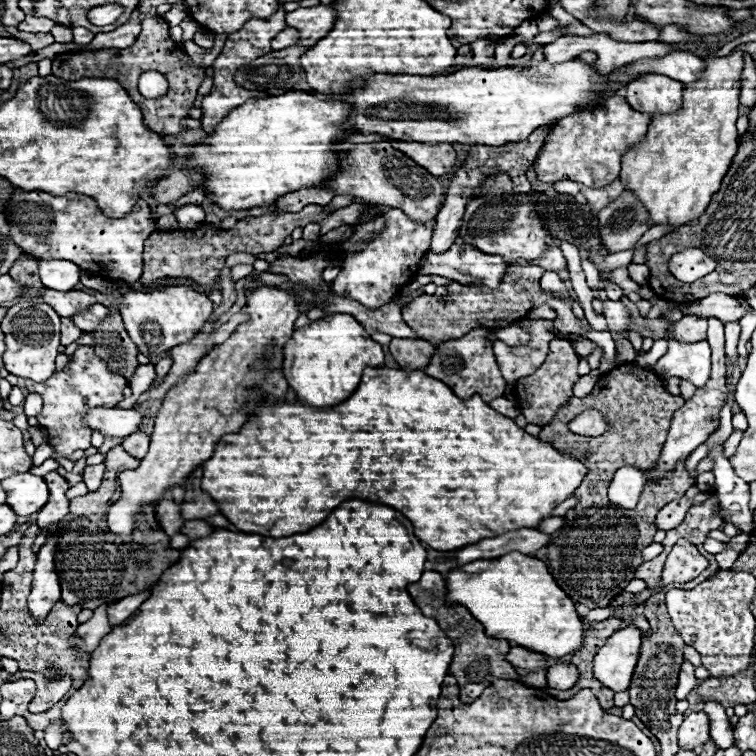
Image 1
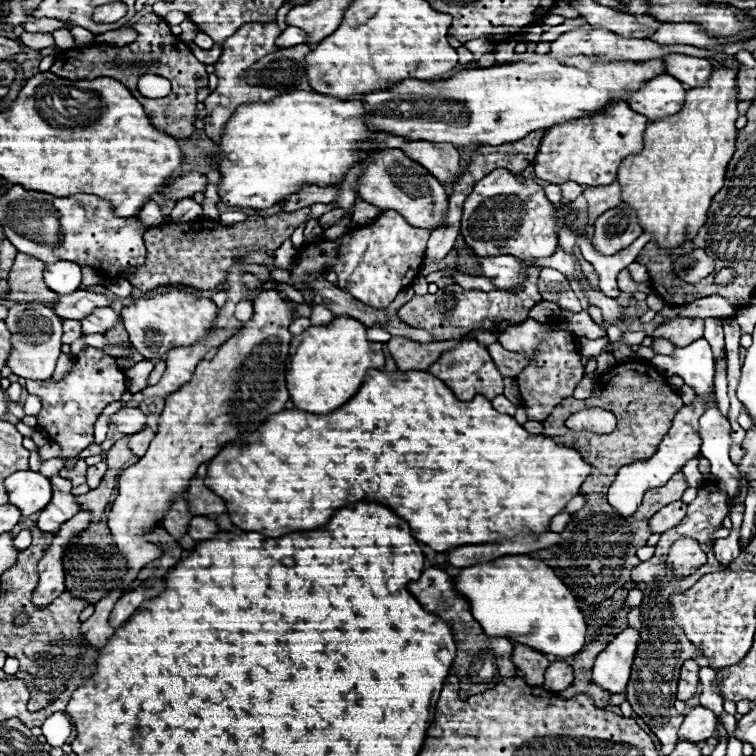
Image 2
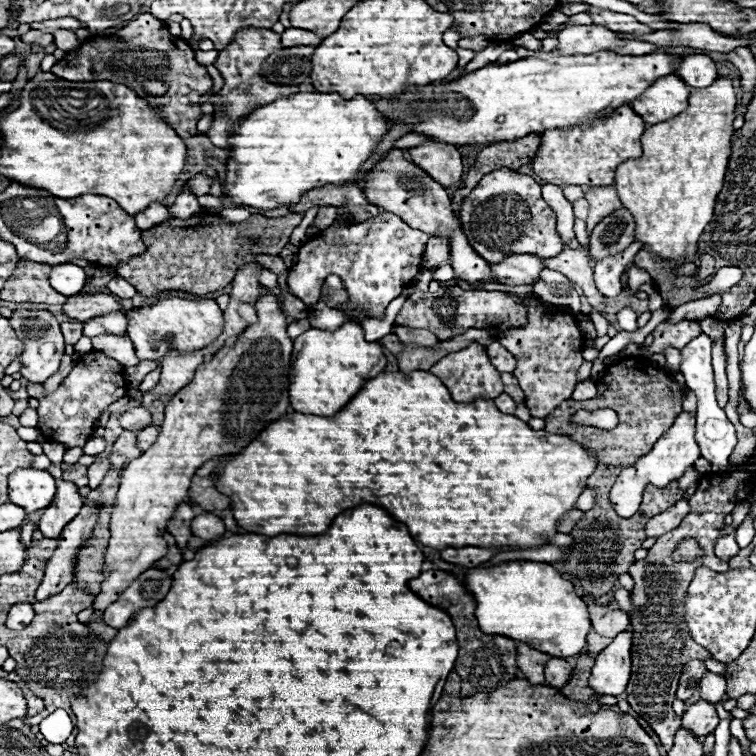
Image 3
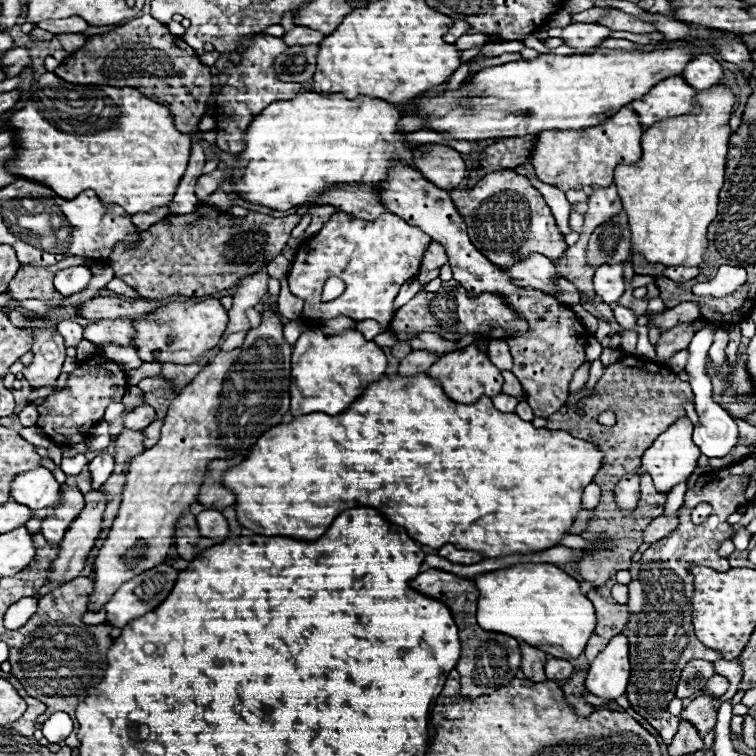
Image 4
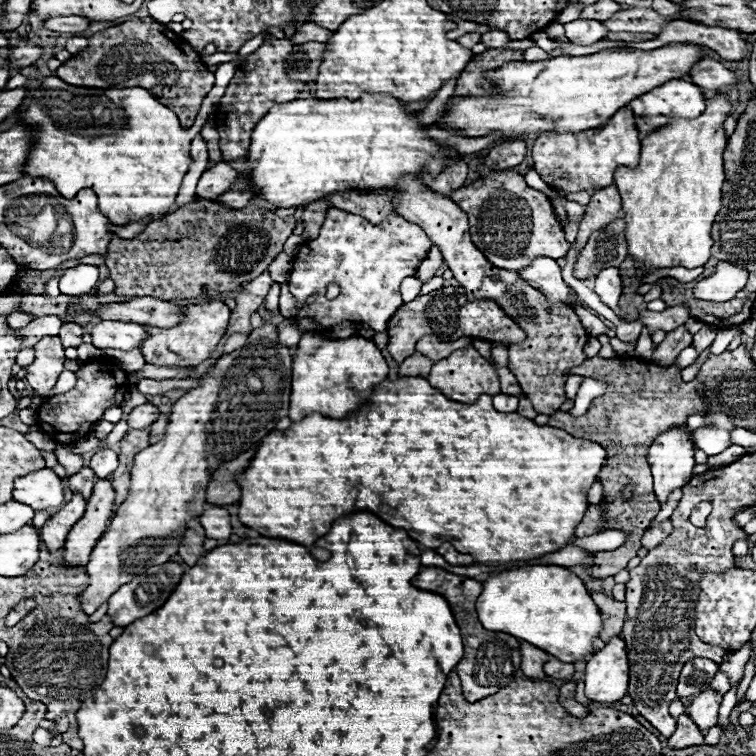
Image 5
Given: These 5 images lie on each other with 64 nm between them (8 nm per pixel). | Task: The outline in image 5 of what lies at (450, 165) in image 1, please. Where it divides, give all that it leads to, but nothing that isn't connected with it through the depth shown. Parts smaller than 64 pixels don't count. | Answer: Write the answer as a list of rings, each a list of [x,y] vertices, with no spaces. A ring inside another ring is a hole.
[[[458,160],[456,164],[448,166],[442,174],[438,174],[438,176],[434,176],[434,178],[428,176],[428,174],[424,174],[424,176],[422,176],[422,182],[424,182],[432,192],[440,192],[440,194],[448,196],[450,192],[454,192],[454,190],[458,190],[458,188],[464,186],[466,174],[468,174],[466,162]]]

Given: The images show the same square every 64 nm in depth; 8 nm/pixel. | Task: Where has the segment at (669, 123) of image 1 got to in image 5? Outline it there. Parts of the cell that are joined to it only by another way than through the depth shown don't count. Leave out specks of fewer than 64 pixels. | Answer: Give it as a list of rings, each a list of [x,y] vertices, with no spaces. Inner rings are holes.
[[[718,94],[706,100],[706,110],[694,120],[672,120],[658,132],[644,136],[642,140],[642,154],[640,164],[636,168],[620,166],[614,174],[614,184],[622,196],[622,210],[624,210],[624,236],[628,242],[628,254],[634,262],[640,262],[644,270],[636,268],[634,282],[642,284],[642,278],[662,270],[662,268],[696,268],[704,266],[710,258],[712,248],[712,224],[722,206],[722,184],[724,184],[724,168],[722,168],[722,154],[726,148],[726,134],[724,134],[724,120],[730,112],[728,98]]]

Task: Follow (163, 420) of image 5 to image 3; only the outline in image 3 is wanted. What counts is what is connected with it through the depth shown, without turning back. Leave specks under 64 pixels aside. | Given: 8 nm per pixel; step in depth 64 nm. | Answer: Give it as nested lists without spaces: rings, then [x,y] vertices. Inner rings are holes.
[[[148,426],[148,428],[140,430],[140,432],[138,432],[138,448],[140,448],[142,452],[146,452],[146,450],[156,442],[158,432],[160,432],[158,426]]]

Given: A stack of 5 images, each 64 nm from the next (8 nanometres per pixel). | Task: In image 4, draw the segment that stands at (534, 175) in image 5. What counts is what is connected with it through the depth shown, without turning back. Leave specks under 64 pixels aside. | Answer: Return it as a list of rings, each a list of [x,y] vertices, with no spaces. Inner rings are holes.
[[[536,176],[530,178],[530,184],[536,186],[536,188],[542,192],[544,200],[548,202],[548,206],[550,206],[554,218],[556,218],[556,224],[558,224],[560,232],[562,232],[562,234],[568,234],[568,232],[570,232],[570,226],[568,226],[568,218],[570,218],[570,202],[566,200],[564,192],[558,190],[558,188],[554,188],[554,186],[548,186],[548,184],[540,182]]]

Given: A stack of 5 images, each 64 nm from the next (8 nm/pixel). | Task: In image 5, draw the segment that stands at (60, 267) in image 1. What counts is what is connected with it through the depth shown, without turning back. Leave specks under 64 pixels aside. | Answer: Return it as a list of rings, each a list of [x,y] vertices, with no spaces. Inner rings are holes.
[[[78,264],[74,268],[64,270],[60,276],[60,292],[66,296],[84,296],[92,292],[98,282],[98,266]]]

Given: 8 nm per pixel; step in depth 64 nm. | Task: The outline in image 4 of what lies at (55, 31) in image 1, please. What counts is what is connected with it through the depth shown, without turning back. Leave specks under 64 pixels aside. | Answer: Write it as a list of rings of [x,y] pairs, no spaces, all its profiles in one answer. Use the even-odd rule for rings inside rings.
[[[60,34],[60,40],[66,52],[78,52],[86,44],[84,34]]]

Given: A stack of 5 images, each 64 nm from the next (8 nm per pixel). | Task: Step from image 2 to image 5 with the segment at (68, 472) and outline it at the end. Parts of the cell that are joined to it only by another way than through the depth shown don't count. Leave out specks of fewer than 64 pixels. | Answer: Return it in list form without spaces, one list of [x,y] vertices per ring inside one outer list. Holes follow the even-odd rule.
[[[82,468],[78,474],[70,476],[68,488],[72,492],[80,492],[88,500],[90,492],[92,492],[92,486],[94,486],[94,480],[96,480],[96,474],[92,472],[92,468]]]

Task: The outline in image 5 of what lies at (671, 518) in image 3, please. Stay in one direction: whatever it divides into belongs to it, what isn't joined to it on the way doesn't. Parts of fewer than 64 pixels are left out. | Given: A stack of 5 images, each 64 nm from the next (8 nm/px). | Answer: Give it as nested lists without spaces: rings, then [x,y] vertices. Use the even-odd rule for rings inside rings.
[[[666,520],[666,522],[658,524],[658,526],[650,526],[650,528],[644,532],[644,536],[642,536],[642,548],[652,550],[652,548],[660,546],[660,544],[668,538],[670,532],[672,532],[672,522],[670,522],[670,520]]]

